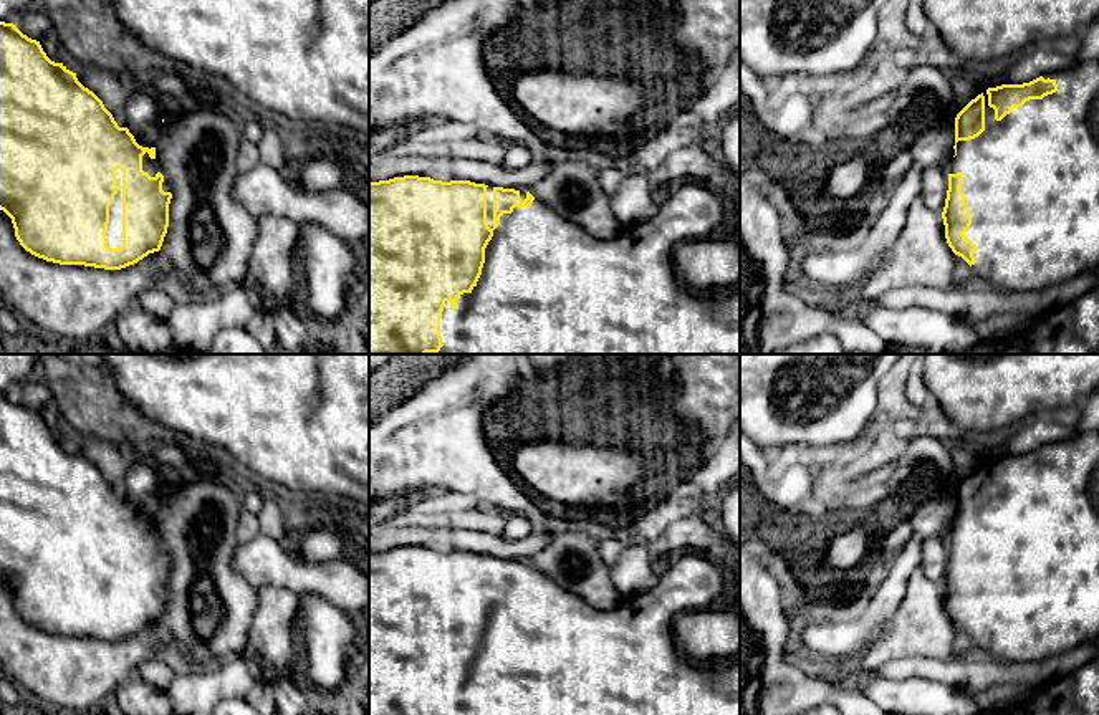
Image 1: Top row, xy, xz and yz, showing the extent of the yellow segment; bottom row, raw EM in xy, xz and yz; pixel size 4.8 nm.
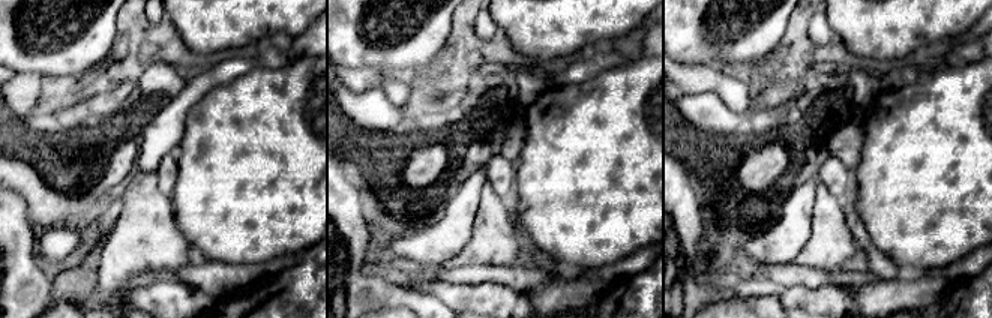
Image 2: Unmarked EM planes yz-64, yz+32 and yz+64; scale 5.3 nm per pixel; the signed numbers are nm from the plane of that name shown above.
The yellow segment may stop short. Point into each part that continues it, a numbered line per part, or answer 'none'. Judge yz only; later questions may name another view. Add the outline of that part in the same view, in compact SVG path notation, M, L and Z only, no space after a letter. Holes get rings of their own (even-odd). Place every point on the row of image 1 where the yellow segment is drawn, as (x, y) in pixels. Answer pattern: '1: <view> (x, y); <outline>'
1: yz (1031, 181); M1099 60L1076 61L1066 70L1048 73L1063 79L1063 88L1043 99L1013 108L1001 121L985 96L985 131L957 142L948 174L963 174L960 190L970 207L972 225L965 238L978 250L972 271L980 283L1005 291L1038 291L1099 268Z

